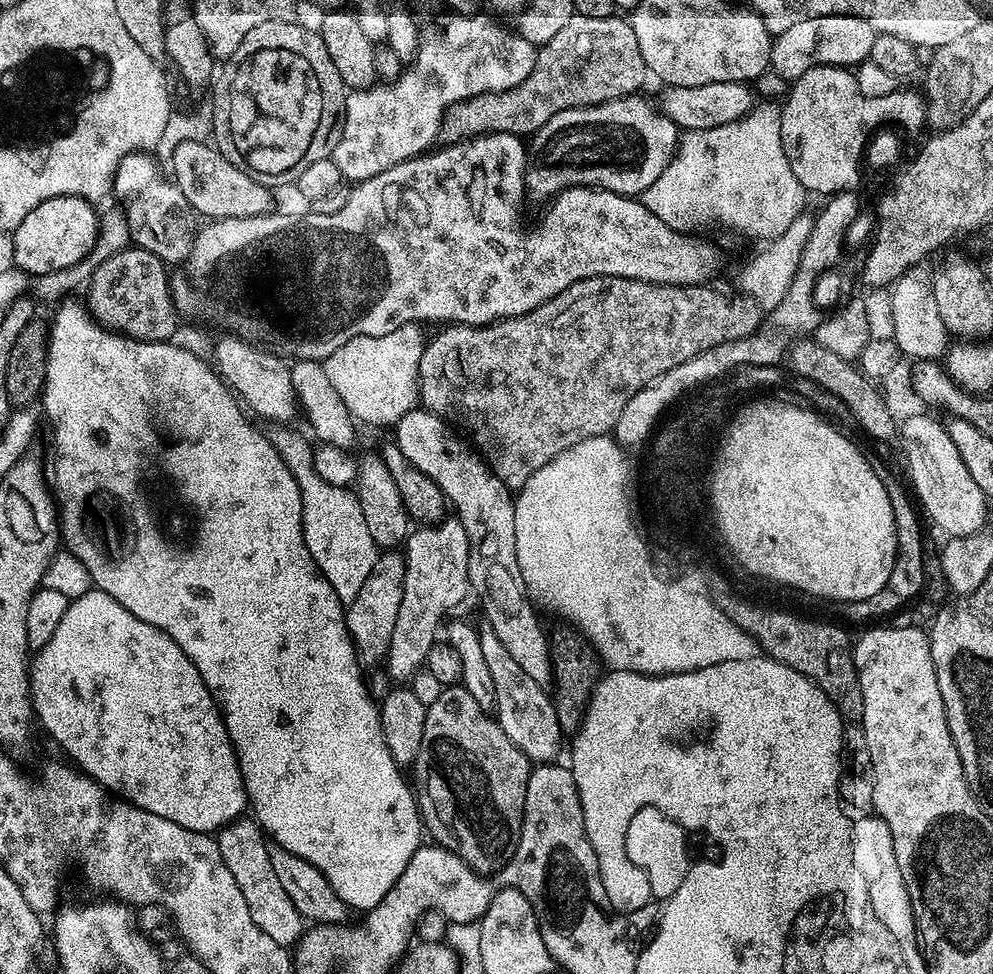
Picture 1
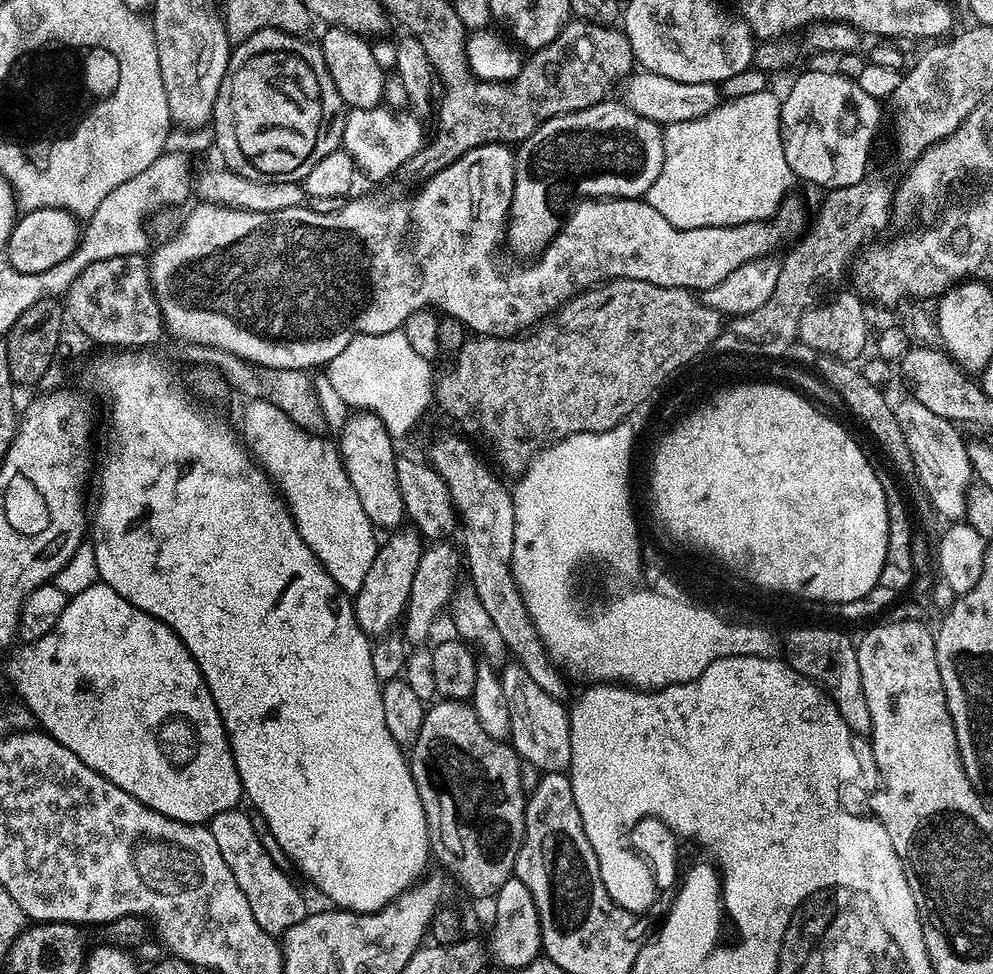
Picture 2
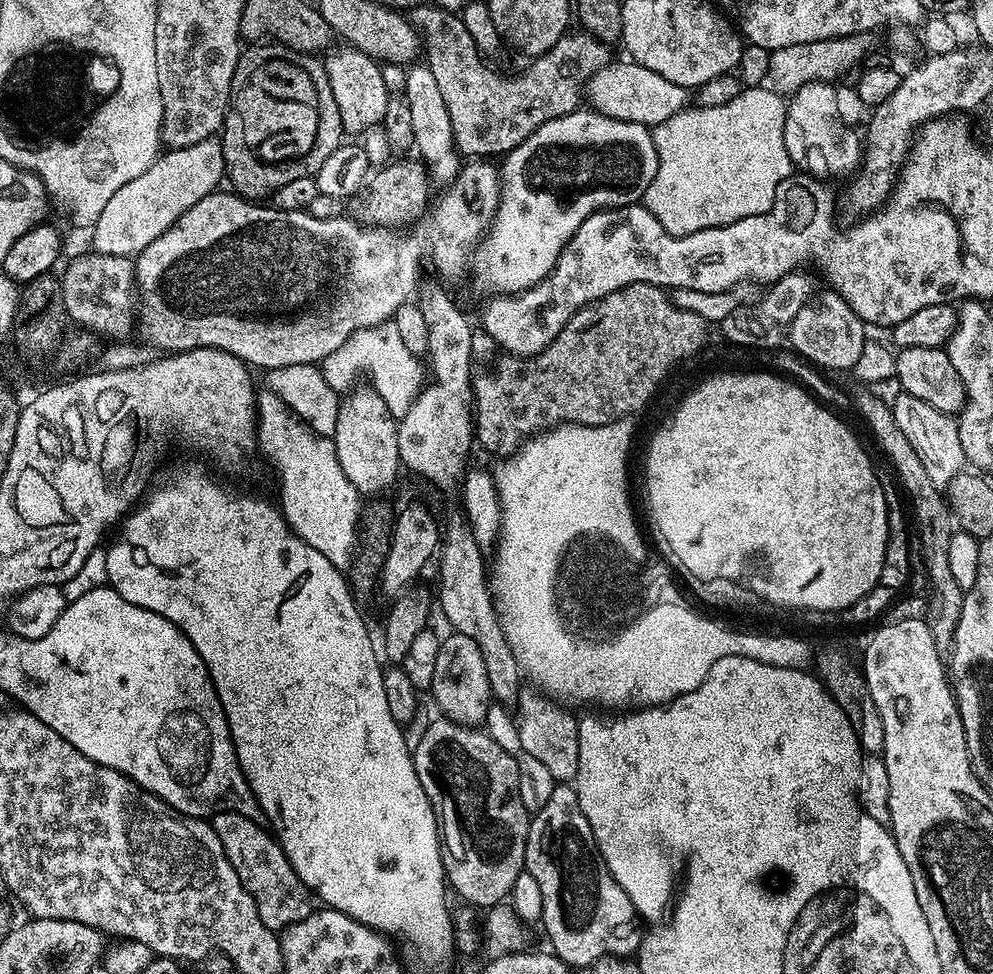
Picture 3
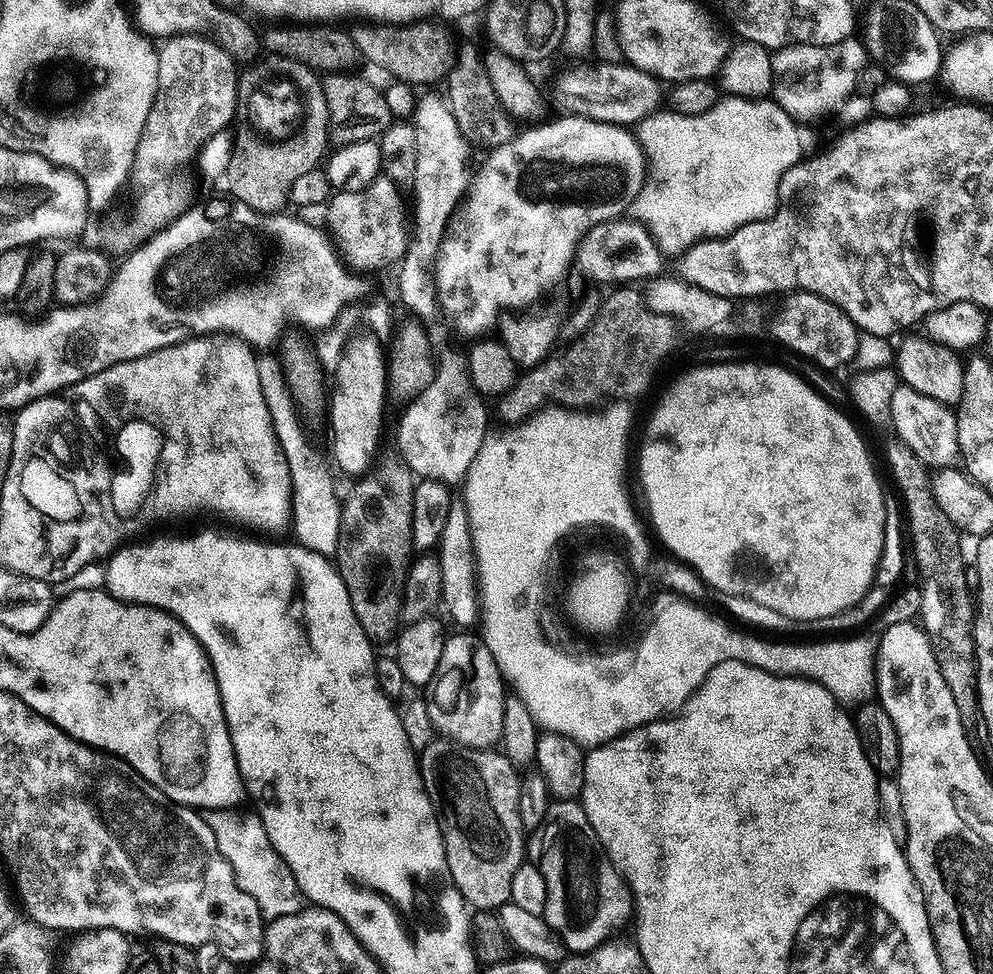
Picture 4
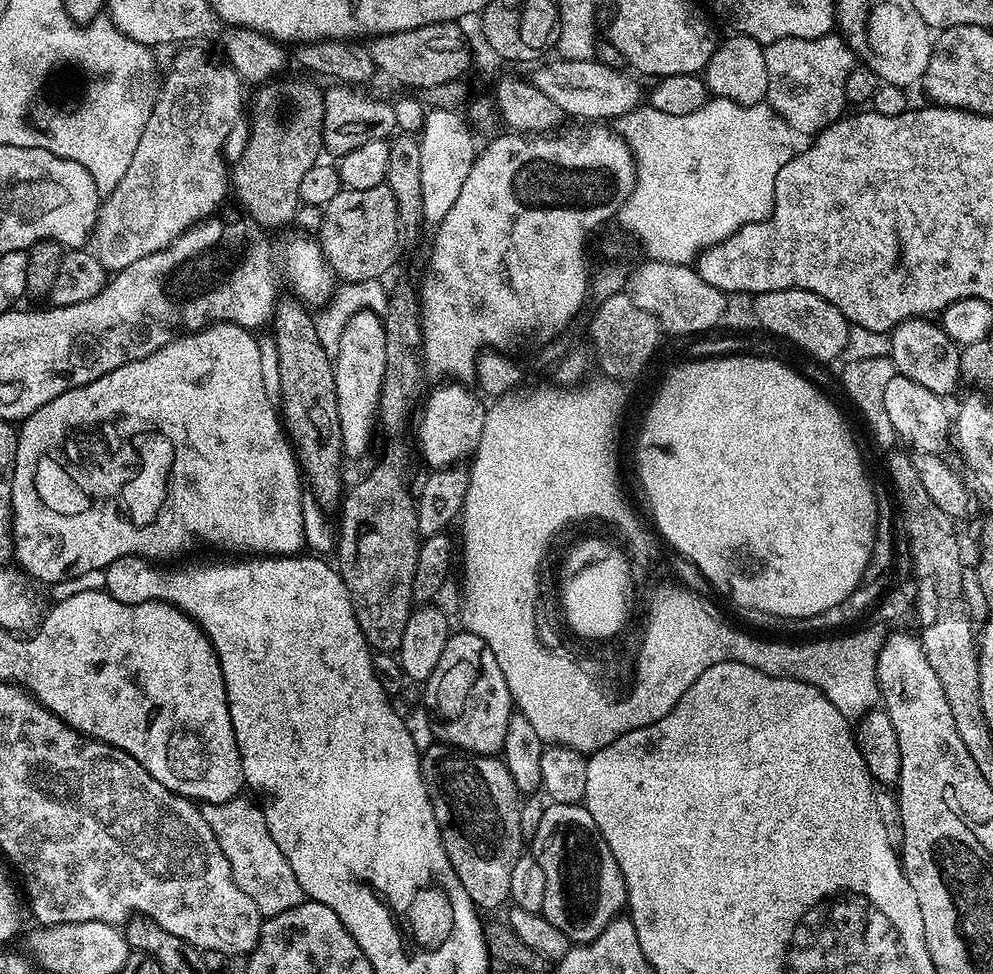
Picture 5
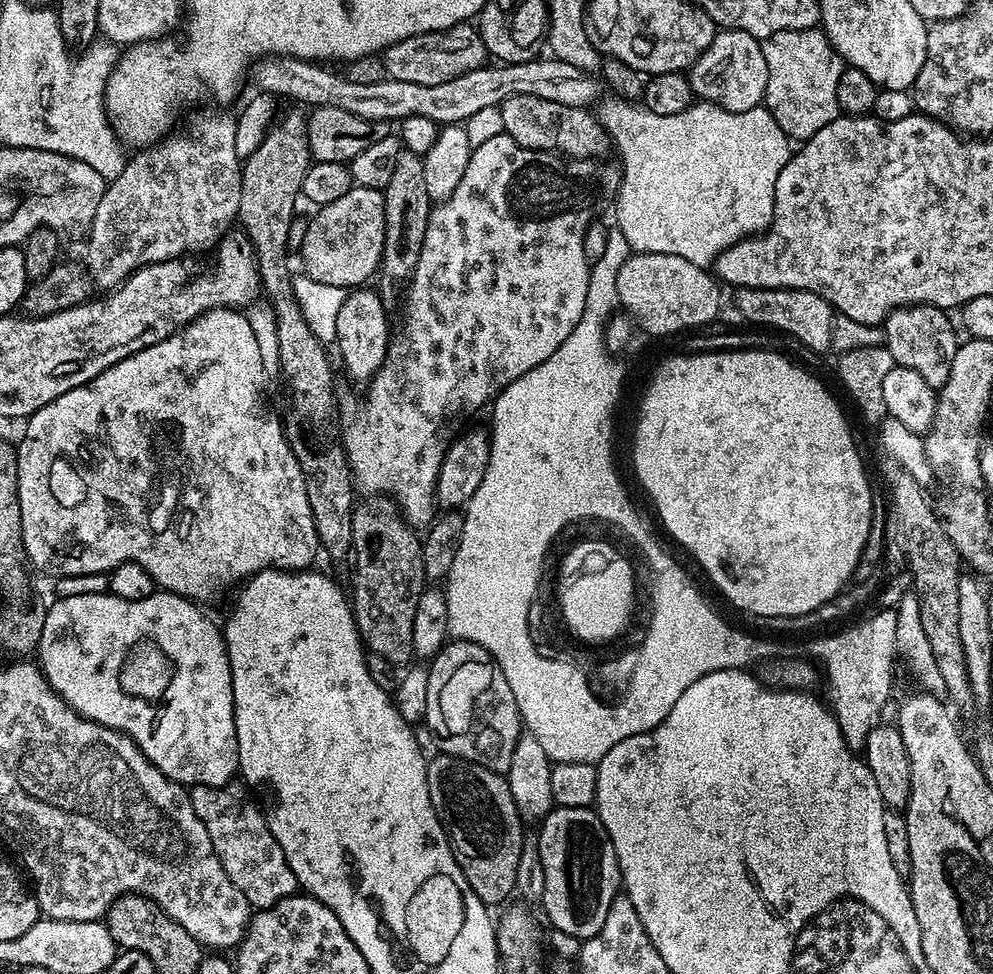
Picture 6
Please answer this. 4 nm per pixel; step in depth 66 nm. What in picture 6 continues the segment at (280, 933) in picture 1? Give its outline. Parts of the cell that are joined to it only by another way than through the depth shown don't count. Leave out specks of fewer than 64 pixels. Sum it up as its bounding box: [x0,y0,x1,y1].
[191,786,298,909]

